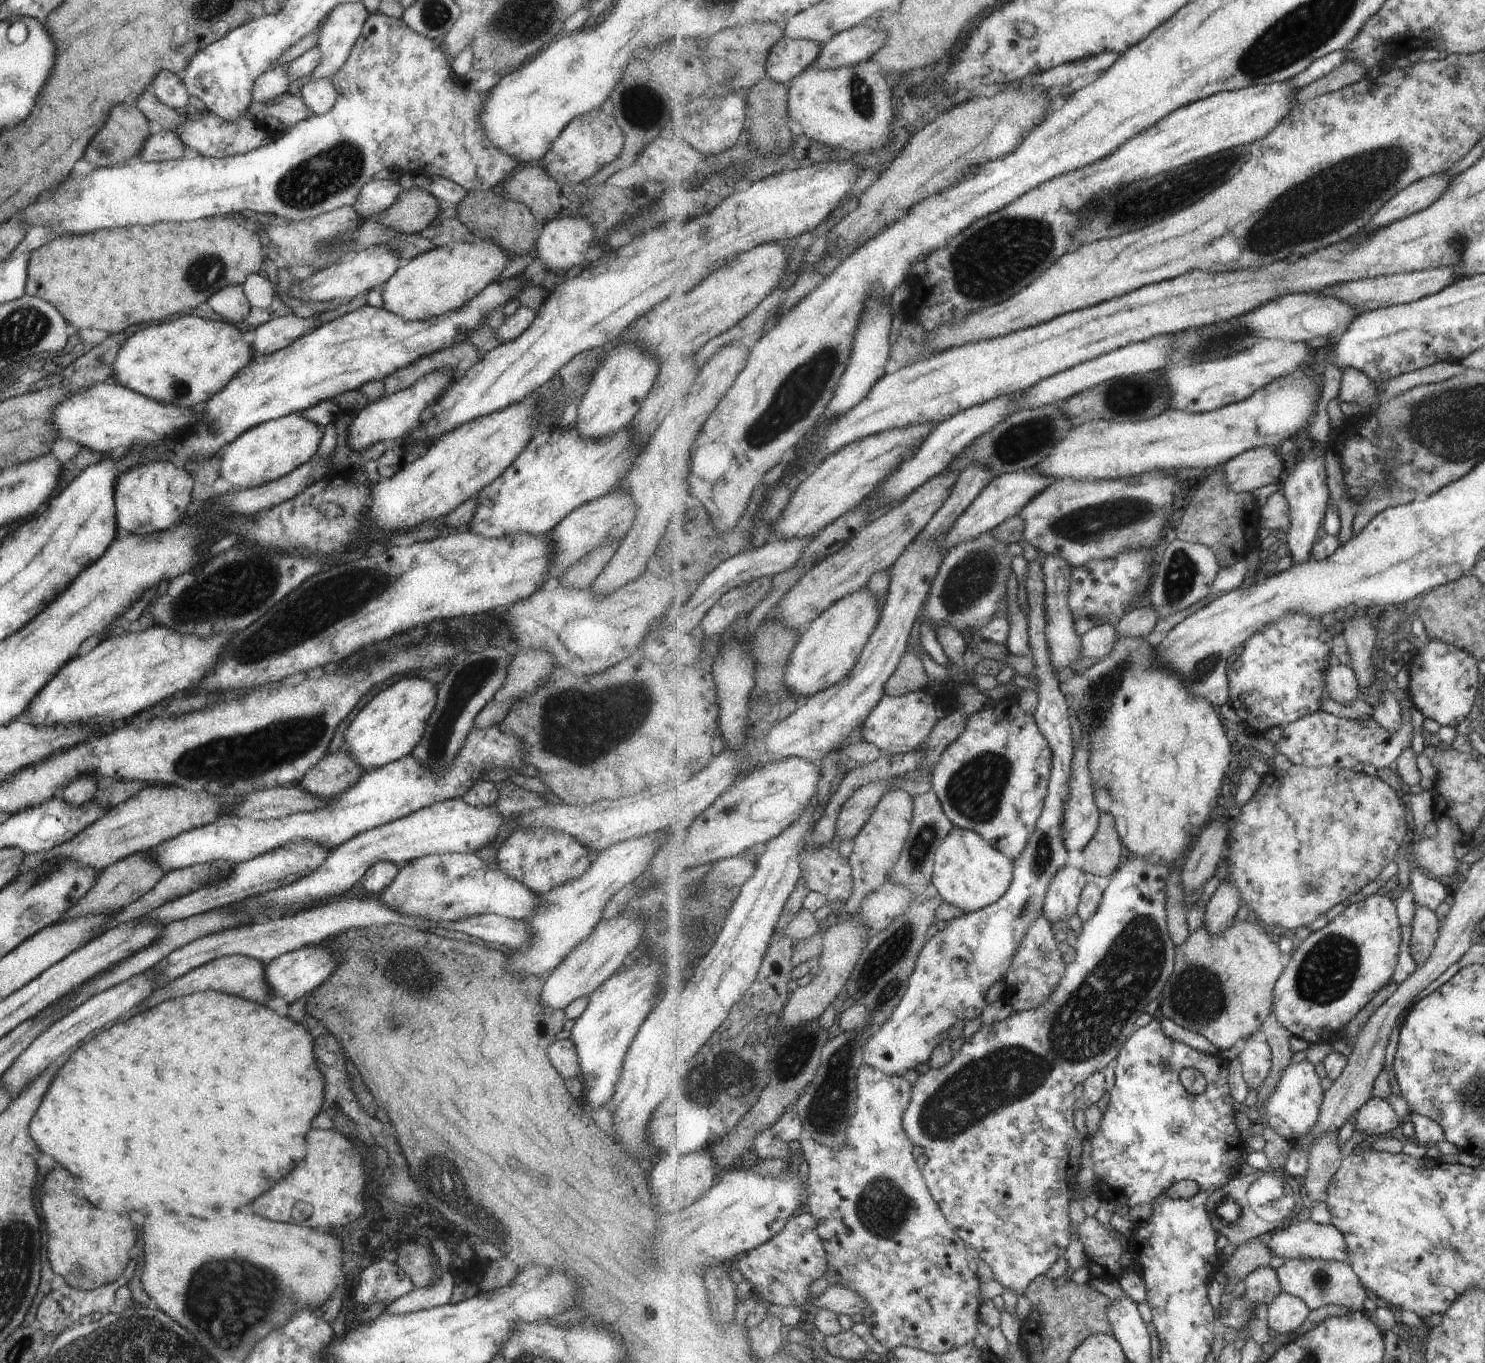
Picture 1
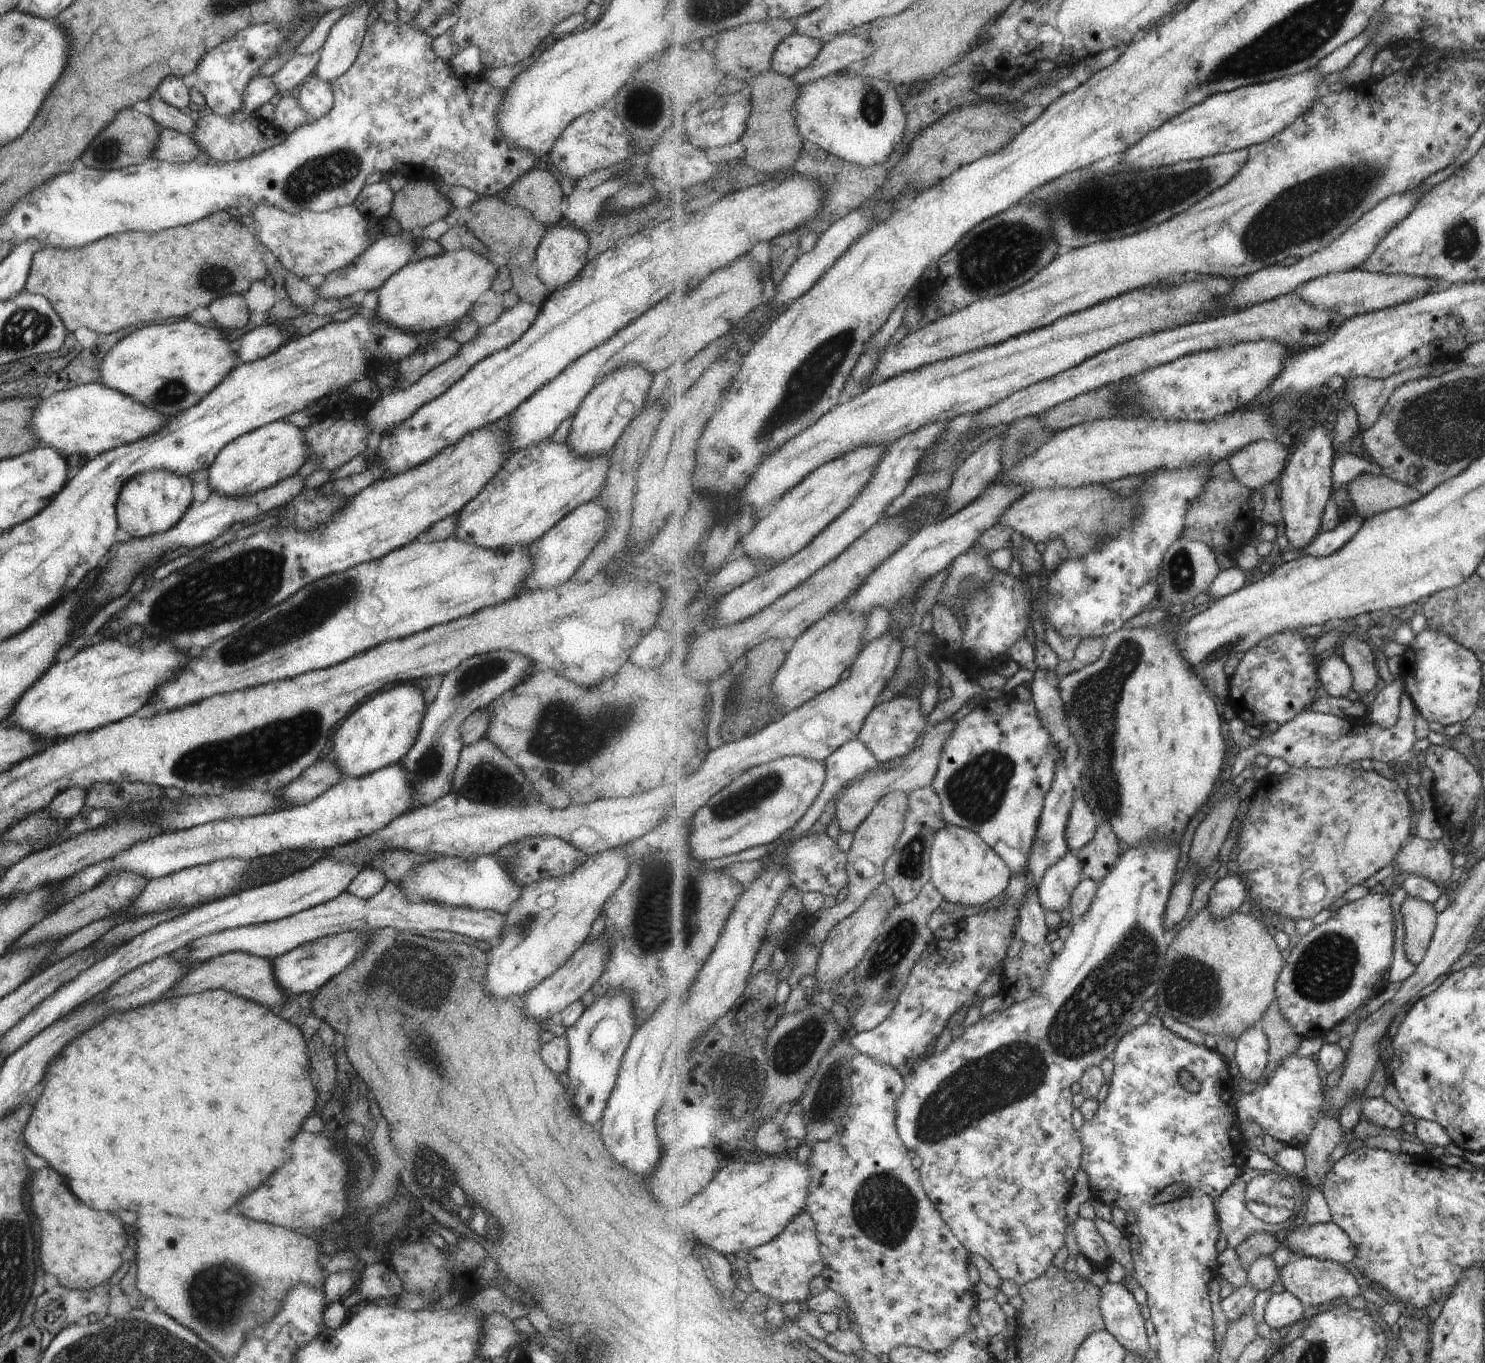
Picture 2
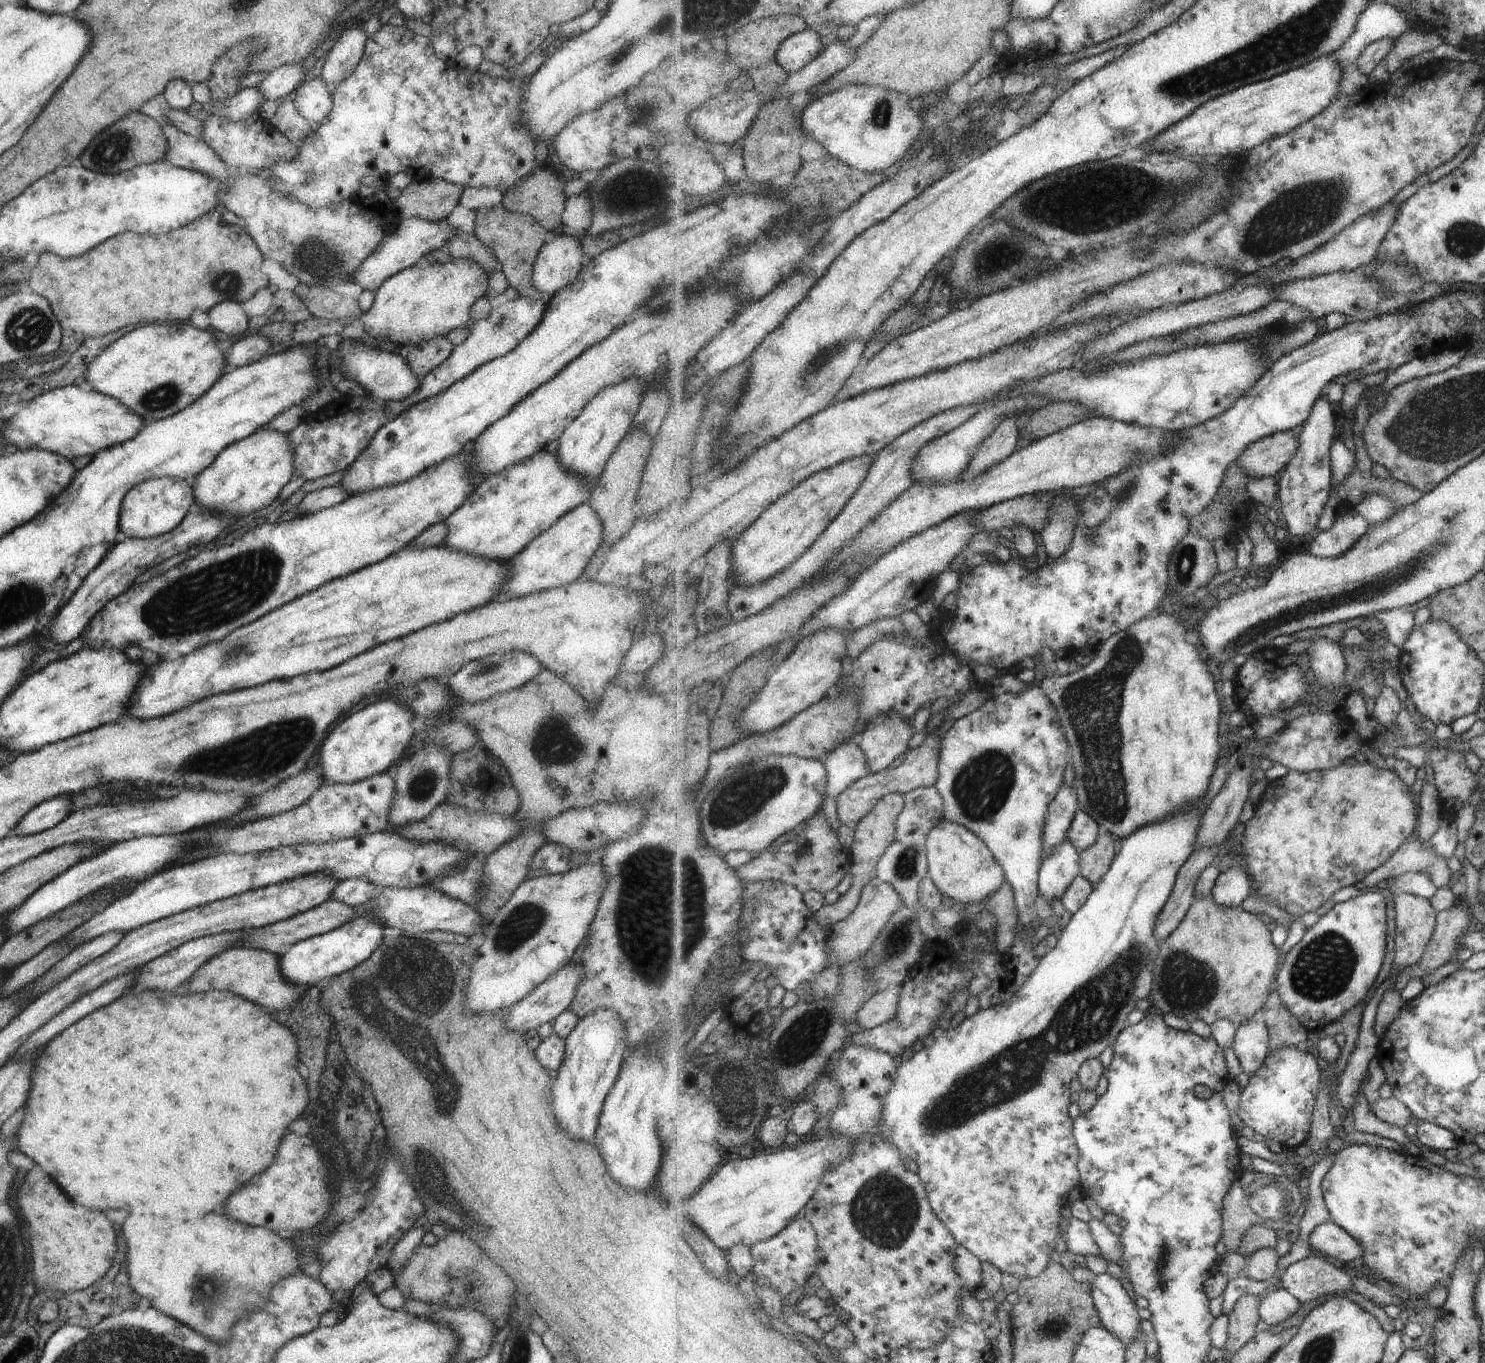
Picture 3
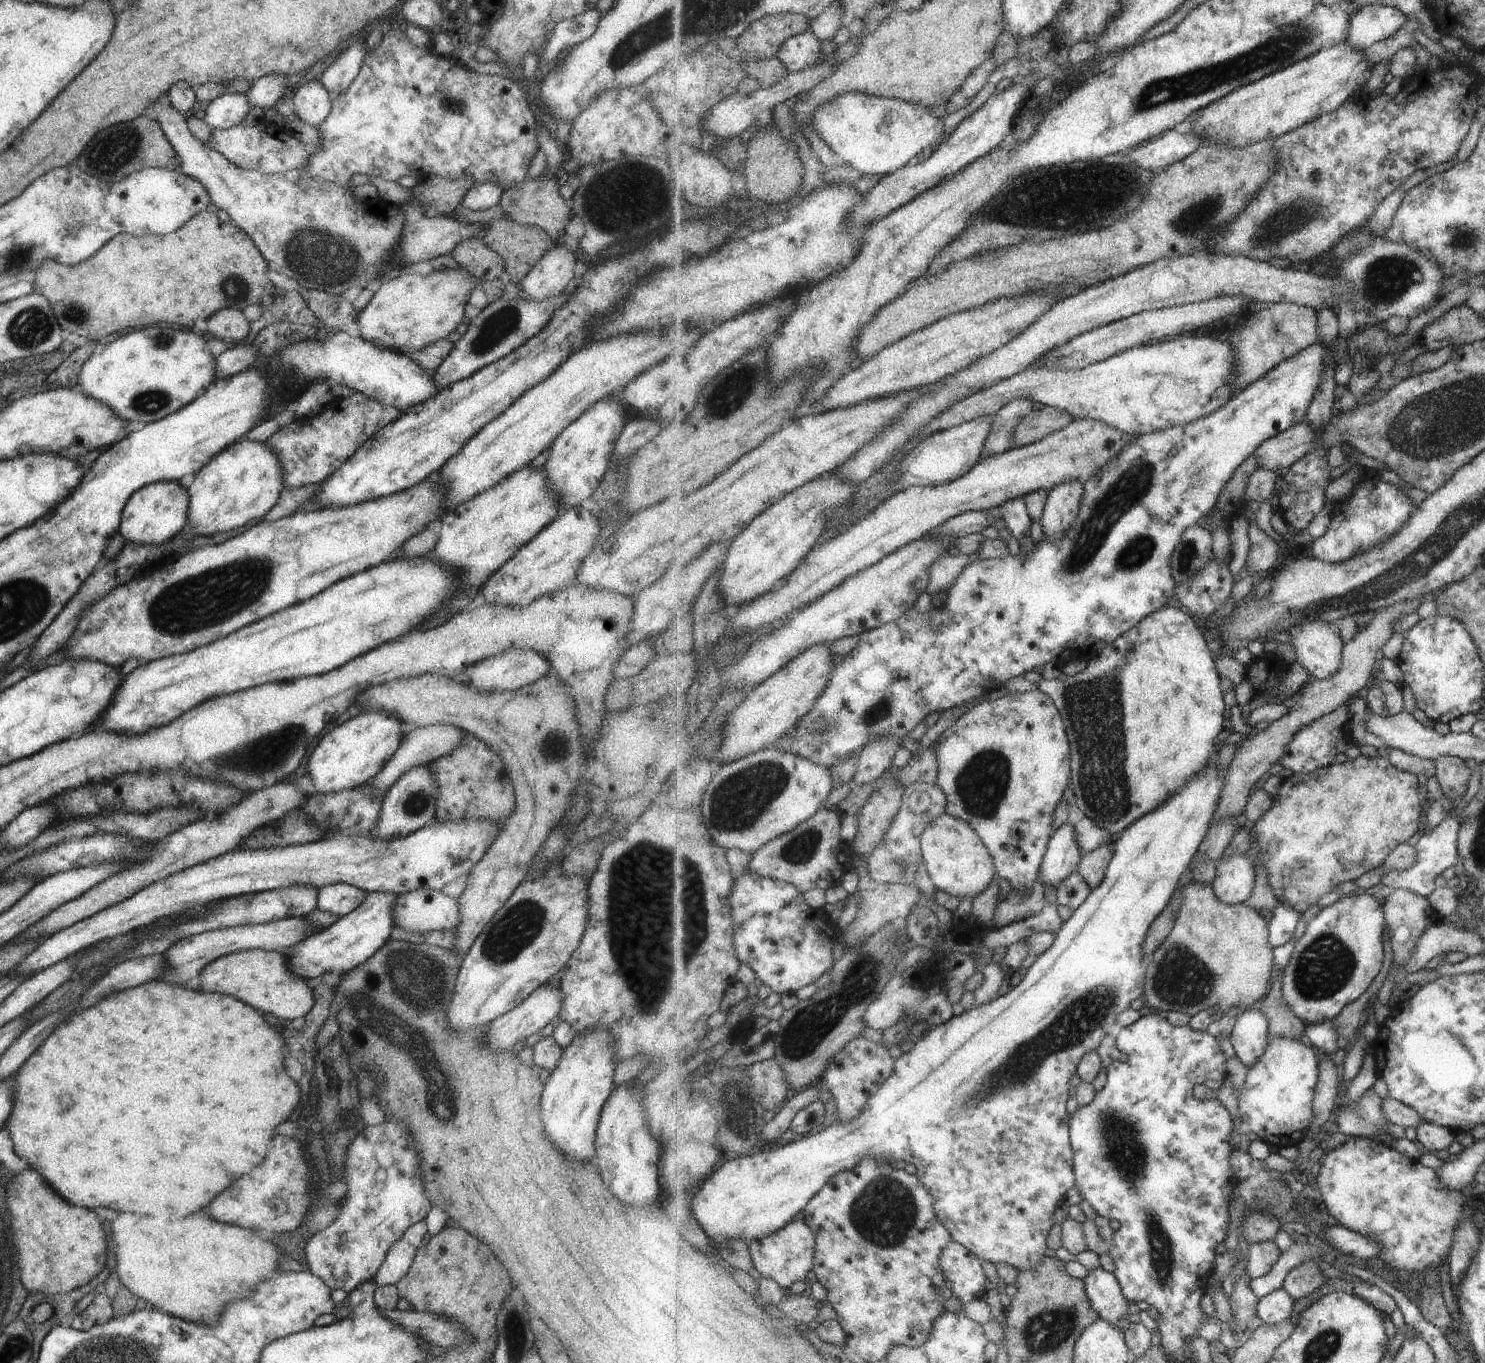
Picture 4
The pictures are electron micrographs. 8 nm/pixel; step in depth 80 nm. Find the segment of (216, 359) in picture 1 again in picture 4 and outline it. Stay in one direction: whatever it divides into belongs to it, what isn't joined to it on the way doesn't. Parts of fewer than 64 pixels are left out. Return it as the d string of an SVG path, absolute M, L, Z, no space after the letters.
M147 326L133 330L125 336L119 336L117 340L108 342L101 352L93 353L83 363L76 384L80 386L82 393L93 397L102 405L107 405L116 417L124 421L135 420L147 424L159 420L191 402L201 388L207 388L215 380L214 358L207 349L206 340L189 330L187 326L183 330L173 326Z

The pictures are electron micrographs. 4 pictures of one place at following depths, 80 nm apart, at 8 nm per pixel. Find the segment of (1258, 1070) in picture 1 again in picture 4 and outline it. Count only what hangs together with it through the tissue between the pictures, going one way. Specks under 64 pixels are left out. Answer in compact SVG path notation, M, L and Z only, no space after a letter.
M1251 1009L1237 1016L1229 1036L1240 1062L1253 1068L1270 1045L1270 1020L1259 1009Z

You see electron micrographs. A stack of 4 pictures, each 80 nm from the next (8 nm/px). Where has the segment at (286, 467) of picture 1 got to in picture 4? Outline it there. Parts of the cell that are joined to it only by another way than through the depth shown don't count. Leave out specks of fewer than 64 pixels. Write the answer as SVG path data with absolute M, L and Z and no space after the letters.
M241 439L203 465L186 488L188 508L184 528L194 536L227 532L255 520L274 505L284 484L280 460L265 441Z

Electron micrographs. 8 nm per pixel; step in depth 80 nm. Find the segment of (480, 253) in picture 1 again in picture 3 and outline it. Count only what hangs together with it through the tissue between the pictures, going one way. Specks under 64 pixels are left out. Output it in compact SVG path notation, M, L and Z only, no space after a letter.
M471 259L405 267L388 276L374 291L374 302L363 320L370 338L391 341L402 350L468 324L469 307L485 292L489 274Z

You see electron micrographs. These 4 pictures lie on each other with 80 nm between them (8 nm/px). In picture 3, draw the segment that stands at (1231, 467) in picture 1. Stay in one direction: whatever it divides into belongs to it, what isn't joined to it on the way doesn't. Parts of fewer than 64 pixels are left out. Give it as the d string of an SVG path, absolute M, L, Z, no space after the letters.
M1290 431L1287 434L1275 433L1247 446L1236 462L1246 471L1250 480L1278 478L1293 460L1298 444L1298 436L1295 438Z

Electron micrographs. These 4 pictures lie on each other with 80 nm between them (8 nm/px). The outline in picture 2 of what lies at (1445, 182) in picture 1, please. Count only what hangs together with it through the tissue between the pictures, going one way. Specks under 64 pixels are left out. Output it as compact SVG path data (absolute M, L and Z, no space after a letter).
M1415 189L1415 191L1390 196L1385 201L1380 202L1373 210L1370 210L1344 235L1341 235L1322 251L1313 253L1305 259L1300 259L1289 267L1273 265L1248 277L1242 277L1236 283L1235 290L1231 294L1232 297L1222 305L1222 307L1226 308L1226 314L1227 312L1243 311L1256 304L1297 292L1306 282L1324 275L1359 268L1372 255L1372 252L1383 238L1417 208L1423 194L1427 194L1427 192L1429 192L1429 189L1425 190L1425 192L1419 192Z

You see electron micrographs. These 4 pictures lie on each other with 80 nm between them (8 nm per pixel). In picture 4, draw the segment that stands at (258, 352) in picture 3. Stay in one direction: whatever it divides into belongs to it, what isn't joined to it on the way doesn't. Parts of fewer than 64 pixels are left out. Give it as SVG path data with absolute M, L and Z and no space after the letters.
M247 343L247 346L234 345L222 351L214 358L214 378L231 376L245 370L257 360L257 348Z

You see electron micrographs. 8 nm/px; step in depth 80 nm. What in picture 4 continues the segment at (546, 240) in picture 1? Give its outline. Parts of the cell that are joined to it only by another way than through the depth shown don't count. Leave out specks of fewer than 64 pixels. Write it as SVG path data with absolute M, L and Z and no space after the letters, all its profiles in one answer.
M555 244L519 280L522 298L542 301L558 295L573 282L574 254L565 246Z

